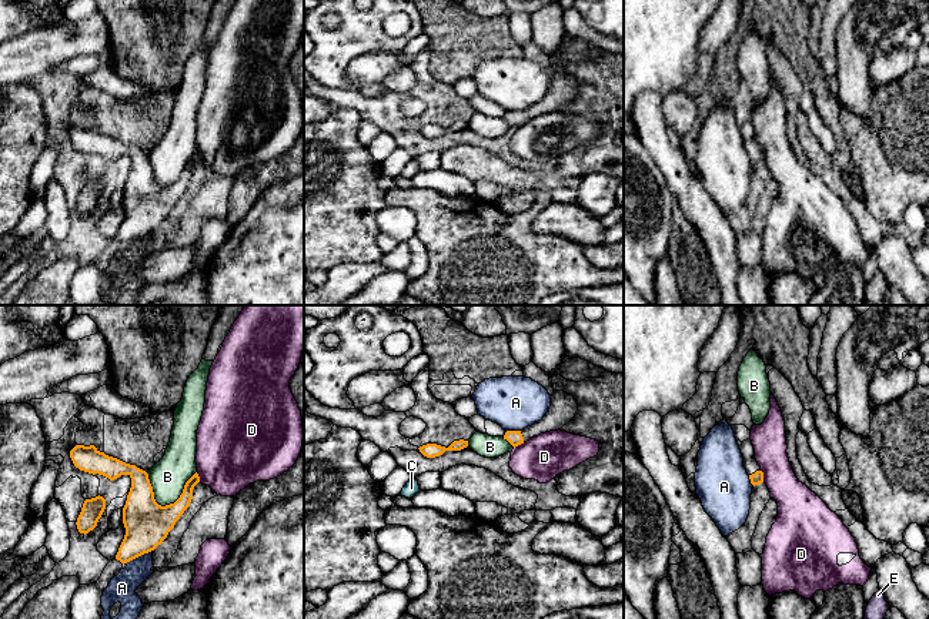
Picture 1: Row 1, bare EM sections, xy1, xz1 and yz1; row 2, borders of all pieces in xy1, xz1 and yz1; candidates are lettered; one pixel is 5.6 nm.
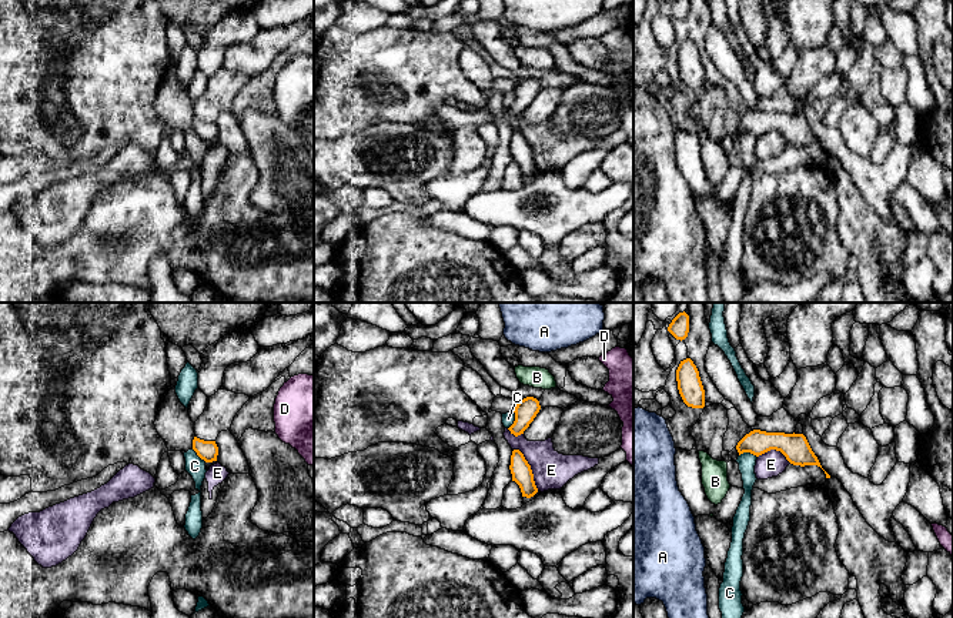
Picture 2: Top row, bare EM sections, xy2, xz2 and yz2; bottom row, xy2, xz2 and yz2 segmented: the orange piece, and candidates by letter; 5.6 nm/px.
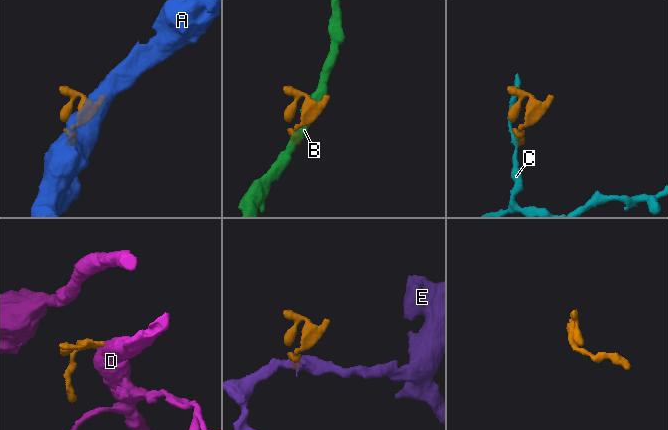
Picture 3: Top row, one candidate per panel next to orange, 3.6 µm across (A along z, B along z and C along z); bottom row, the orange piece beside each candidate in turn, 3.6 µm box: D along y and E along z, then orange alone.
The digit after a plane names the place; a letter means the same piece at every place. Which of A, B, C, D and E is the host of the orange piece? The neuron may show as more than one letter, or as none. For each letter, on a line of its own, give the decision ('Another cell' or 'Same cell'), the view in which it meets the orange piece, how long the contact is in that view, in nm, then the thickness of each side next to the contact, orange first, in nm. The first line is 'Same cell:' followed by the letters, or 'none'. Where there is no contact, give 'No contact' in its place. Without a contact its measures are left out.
Same cell: none
A: Another cell. Touches orange in xy1. Shared border 170 nm. Thickness 260 nm (orange) against 160 nm
B: Another cell. Touches orange in xy1. Shared border 300 nm. Thickness 260 nm (orange) against 200 nm
C: Another cell. Touches orange in yz2. Shared border 110 nm. Thickness 140 nm (orange) against 100 nm
D: Another cell. Touches orange in yz1. Shared border 70 nm. Thickness 70 nm (orange) against 220 nm
E: Another cell. Touches orange in xz2. Shared border 280 nm. Thickness 120 nm (orange) against 220 nm

